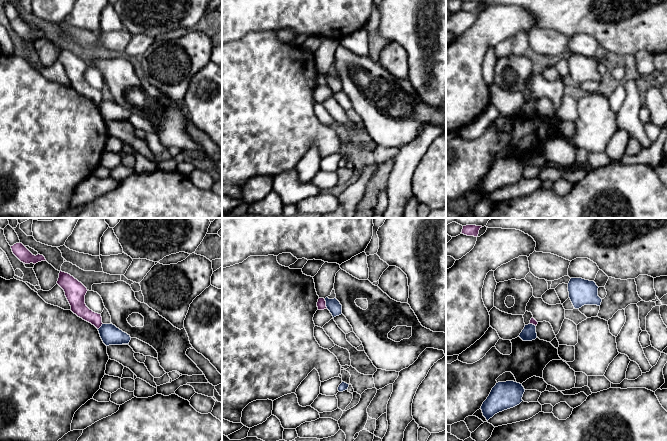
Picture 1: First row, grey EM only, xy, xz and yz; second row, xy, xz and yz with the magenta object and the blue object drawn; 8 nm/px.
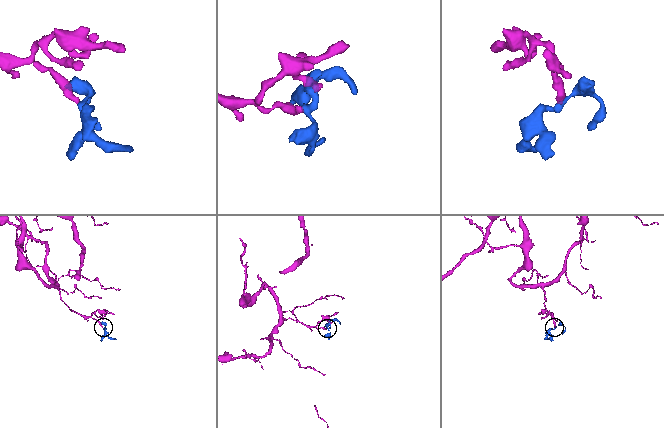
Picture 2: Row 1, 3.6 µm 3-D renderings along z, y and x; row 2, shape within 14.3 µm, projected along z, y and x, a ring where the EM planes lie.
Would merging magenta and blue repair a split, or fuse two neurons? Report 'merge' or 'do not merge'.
do not merge

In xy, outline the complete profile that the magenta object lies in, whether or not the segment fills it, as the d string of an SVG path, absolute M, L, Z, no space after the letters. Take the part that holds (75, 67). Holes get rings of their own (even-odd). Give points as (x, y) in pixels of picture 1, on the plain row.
M62 47L59 49L57 60L64 66L71 87L99 105L103 100L101 90L93 88L85 80L87 64L73 52Z

